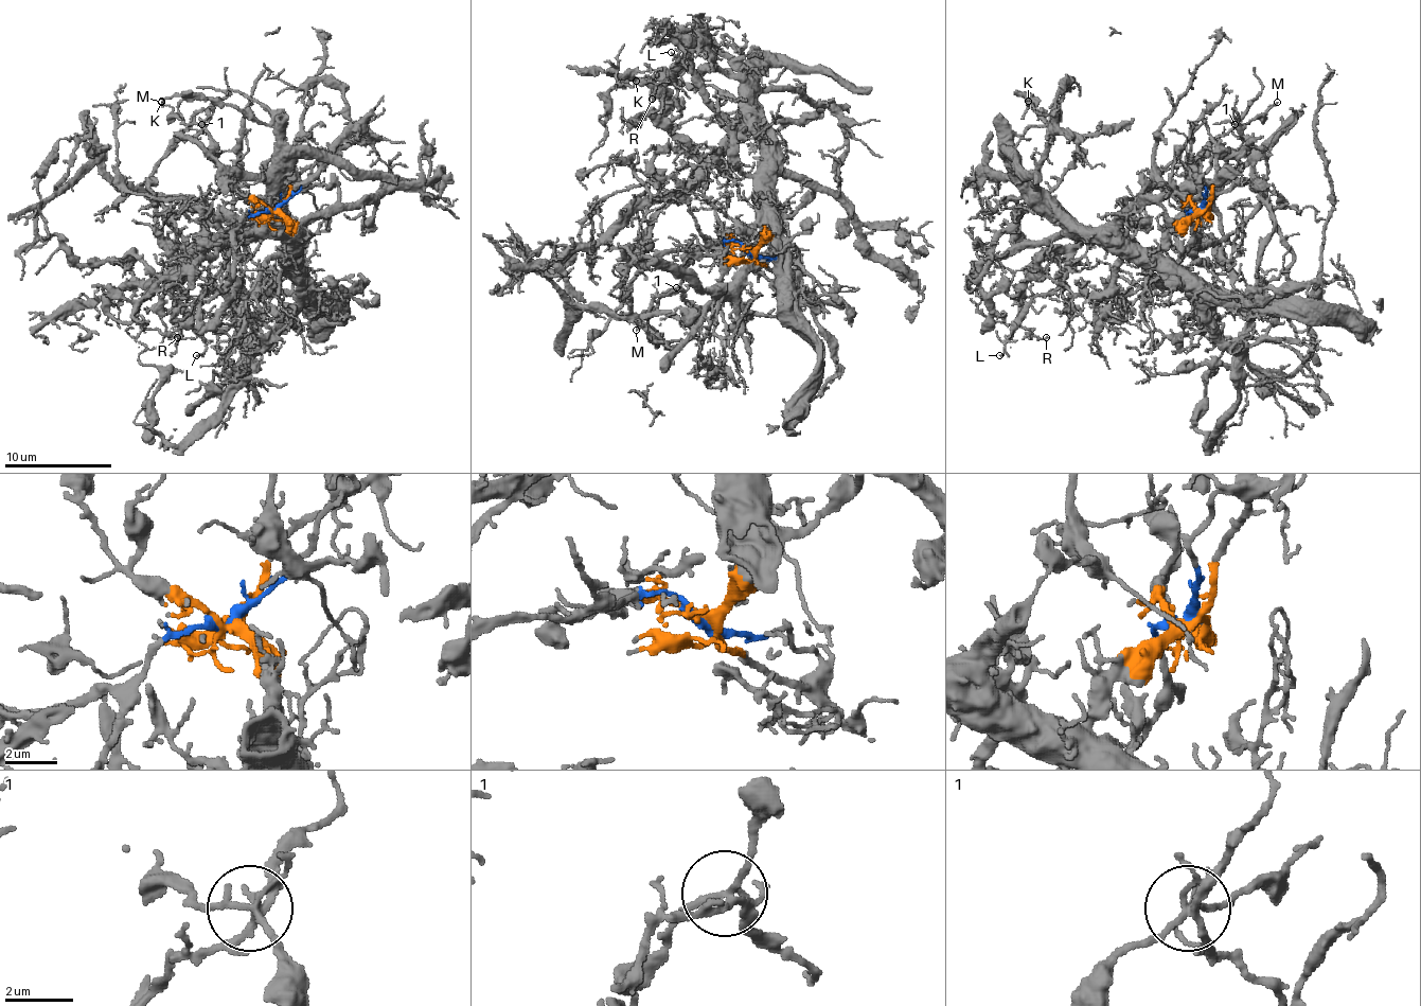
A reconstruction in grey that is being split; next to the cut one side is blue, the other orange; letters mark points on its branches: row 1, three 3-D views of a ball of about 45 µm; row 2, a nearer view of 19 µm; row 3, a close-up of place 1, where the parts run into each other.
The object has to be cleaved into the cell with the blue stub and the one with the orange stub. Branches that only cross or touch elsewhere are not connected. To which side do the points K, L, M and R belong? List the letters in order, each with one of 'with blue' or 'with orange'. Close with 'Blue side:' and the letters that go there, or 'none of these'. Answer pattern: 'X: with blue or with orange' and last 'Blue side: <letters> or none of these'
K: with orange
L: with orange
M: with orange
R: with orange
Blue side: none of these

